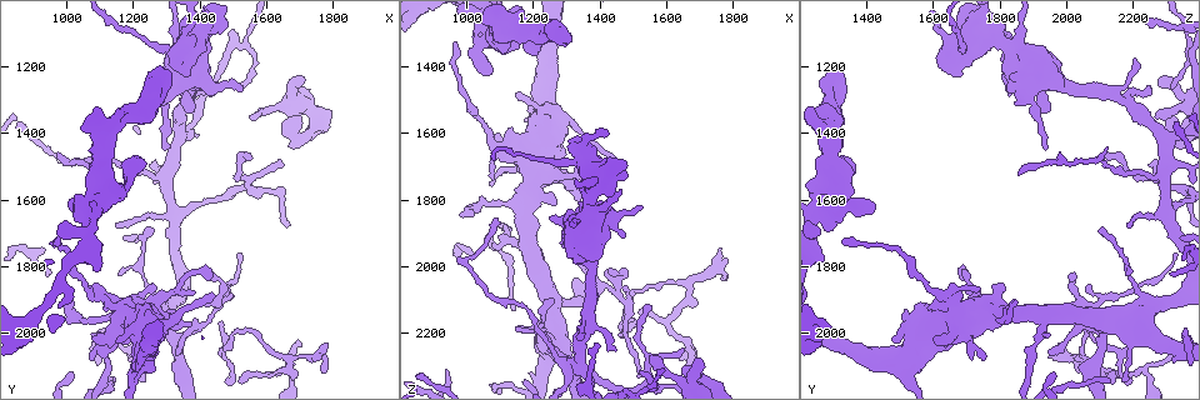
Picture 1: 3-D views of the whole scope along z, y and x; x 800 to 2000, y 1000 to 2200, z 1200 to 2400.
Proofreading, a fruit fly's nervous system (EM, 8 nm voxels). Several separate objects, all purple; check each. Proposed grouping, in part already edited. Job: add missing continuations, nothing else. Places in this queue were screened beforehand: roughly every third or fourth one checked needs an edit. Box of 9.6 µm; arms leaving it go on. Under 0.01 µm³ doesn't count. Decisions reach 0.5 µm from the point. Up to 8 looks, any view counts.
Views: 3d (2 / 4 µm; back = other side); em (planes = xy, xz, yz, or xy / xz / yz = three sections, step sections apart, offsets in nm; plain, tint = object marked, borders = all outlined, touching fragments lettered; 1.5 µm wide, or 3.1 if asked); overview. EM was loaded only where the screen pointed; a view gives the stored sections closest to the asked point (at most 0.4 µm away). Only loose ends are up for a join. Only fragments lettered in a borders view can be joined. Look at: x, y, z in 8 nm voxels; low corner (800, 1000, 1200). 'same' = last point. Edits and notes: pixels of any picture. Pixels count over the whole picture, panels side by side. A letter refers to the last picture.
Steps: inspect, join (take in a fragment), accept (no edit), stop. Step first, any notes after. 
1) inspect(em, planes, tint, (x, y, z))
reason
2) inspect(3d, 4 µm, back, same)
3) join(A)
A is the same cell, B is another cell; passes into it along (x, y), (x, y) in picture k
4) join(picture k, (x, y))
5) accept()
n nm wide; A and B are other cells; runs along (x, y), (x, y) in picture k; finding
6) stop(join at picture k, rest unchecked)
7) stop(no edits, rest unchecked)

inspect(em, planes, plain, (1140, 2140, 2140))
long arm stops here

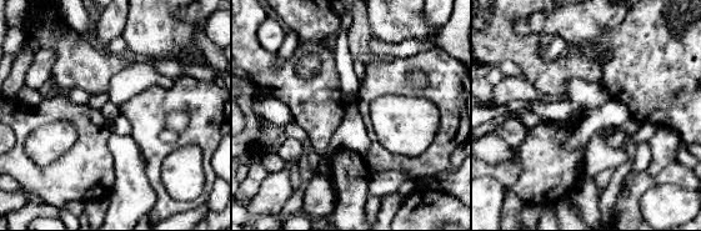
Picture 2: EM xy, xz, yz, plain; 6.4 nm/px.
inspect(em, planes, borders, same)
what lies round it

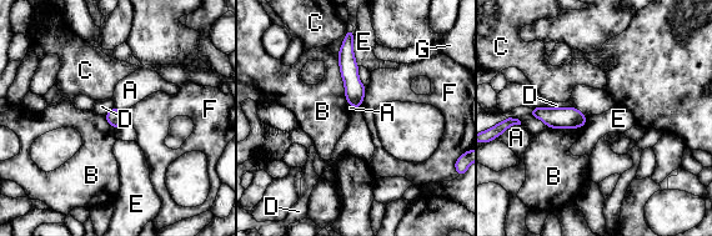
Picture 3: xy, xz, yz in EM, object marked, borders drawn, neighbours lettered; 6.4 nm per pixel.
accept()
110 nm wide; A, B, C, D, E, F and G are other cells; border along (352, 31), (352, 54), (357, 66) in picture 3; no lettered fragment goes on from it

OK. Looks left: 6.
inspect(em, yz, step 8, tint, (1650, 1490, 2250))
free end

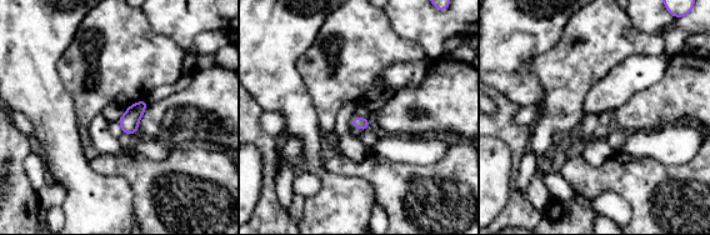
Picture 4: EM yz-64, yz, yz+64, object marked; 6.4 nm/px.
inspect(em, planes, borders, same)

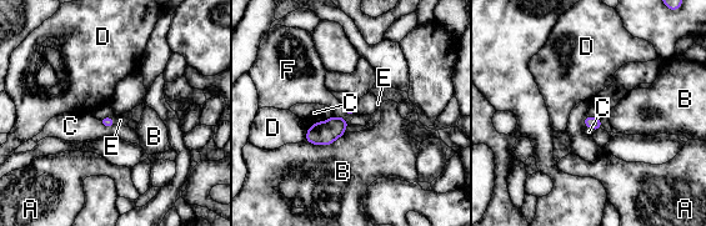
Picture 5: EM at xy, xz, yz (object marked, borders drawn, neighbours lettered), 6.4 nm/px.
join(E)
B touches over 260 nm; E is the same cell, A, B, C, D and F are other cells; passes into it along (106, 121), (113, 121), (120, 120) in picture 5; the cell continues

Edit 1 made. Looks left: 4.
inspect(overview)

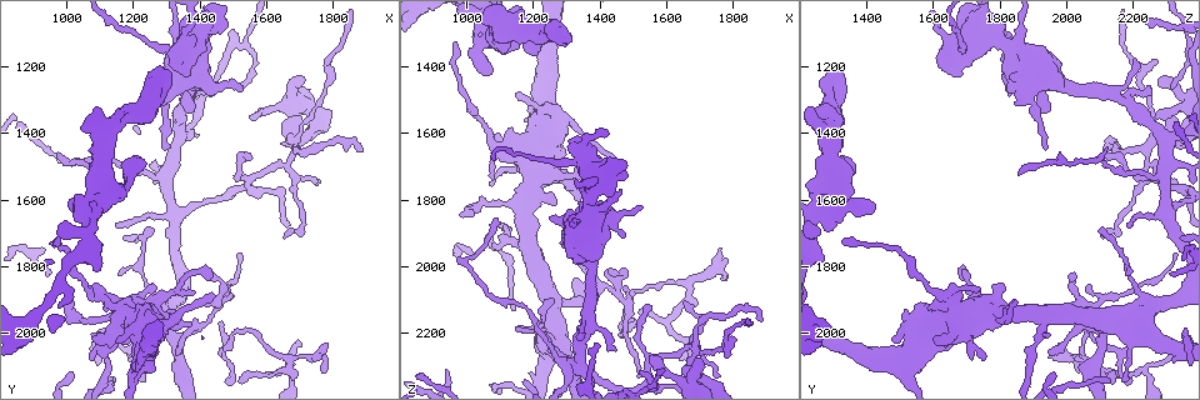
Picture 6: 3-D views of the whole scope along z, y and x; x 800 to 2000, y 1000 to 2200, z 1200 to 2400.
inspect(em, xz, step 8, tint, (1310, 1230, 1330))
stops while still wide

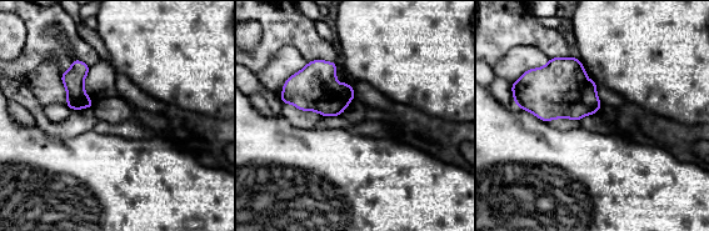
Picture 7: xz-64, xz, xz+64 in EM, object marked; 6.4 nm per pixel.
inspect(em, planes, borders, same)

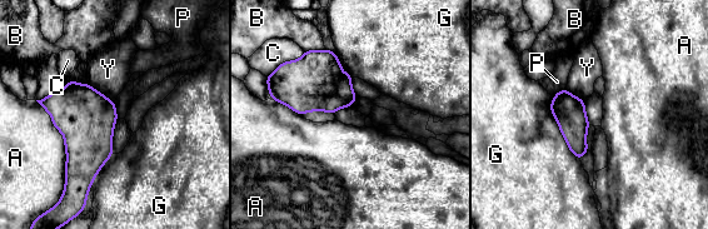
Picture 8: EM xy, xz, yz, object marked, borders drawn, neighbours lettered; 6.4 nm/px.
accept()
A, B, C, G, P and Y are other cells; border along (88, 84), (113, 101) in picture 8; none of them fits

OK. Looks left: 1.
stop(join at picture 5, rest unchecked)

